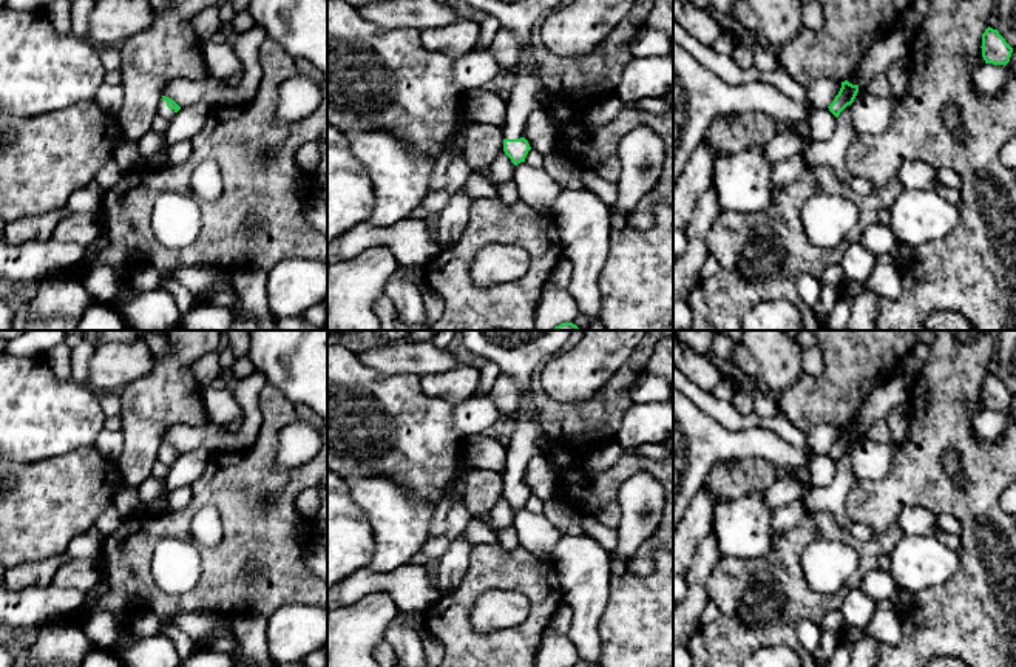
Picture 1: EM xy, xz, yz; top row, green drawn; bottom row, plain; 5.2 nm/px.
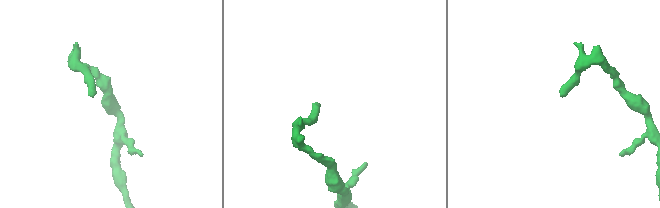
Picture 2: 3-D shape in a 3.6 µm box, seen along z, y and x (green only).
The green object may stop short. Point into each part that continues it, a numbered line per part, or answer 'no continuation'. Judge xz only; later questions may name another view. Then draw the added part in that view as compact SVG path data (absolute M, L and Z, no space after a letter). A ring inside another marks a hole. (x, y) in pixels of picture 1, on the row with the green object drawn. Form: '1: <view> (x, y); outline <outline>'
1: xz (518, 16); outline M465 0L471 6L493 15L500 28L511 31L520 42L520 57L514 74L514 88L506 100L503 139L523 137L528 116L534 110L547 110L550 94L536 73L531 29L545 14L562 6L564 0Z

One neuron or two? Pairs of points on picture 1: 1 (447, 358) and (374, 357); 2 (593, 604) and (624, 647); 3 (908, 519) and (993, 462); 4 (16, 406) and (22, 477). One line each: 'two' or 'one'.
1: one
2: two
3: two
4: two

